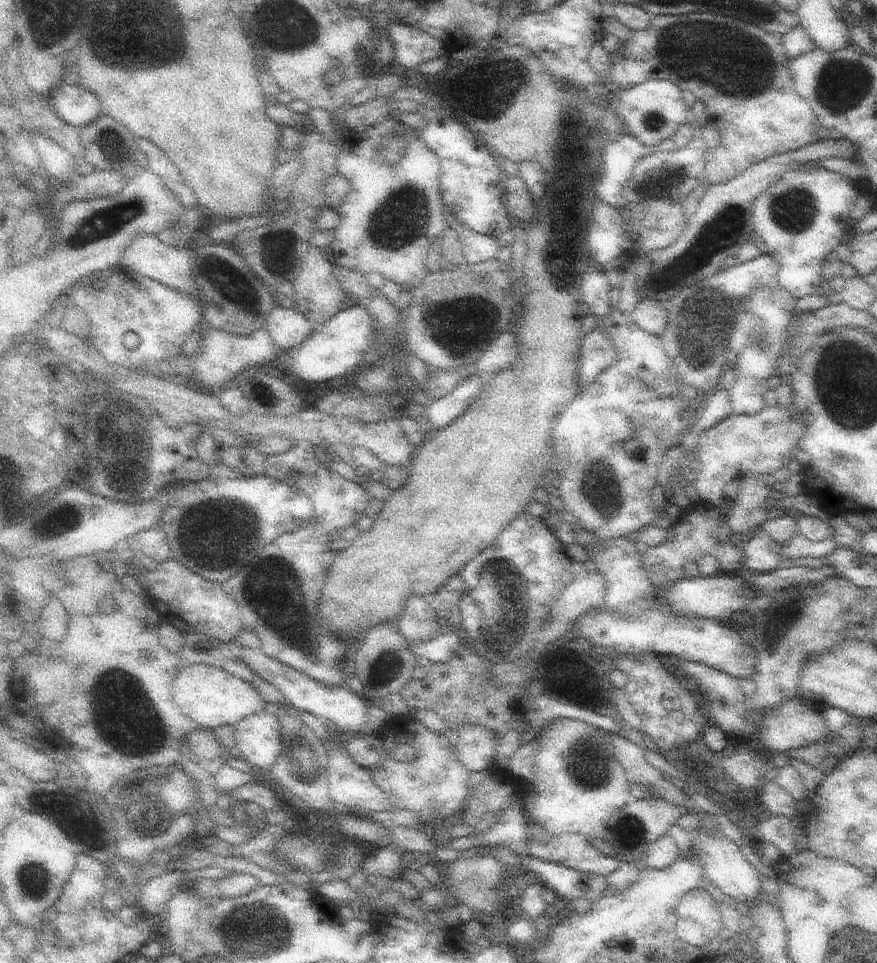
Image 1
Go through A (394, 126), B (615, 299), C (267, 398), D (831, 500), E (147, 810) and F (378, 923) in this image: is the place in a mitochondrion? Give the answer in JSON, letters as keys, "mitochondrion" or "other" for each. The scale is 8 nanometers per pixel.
{"A":"other","B":"other","C":"mitochondrion","D":"other","E":"mitochondrion","F":"other"}

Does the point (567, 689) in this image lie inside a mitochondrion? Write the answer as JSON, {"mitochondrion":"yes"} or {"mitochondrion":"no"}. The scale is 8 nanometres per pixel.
{"mitochondrion":"no"}

